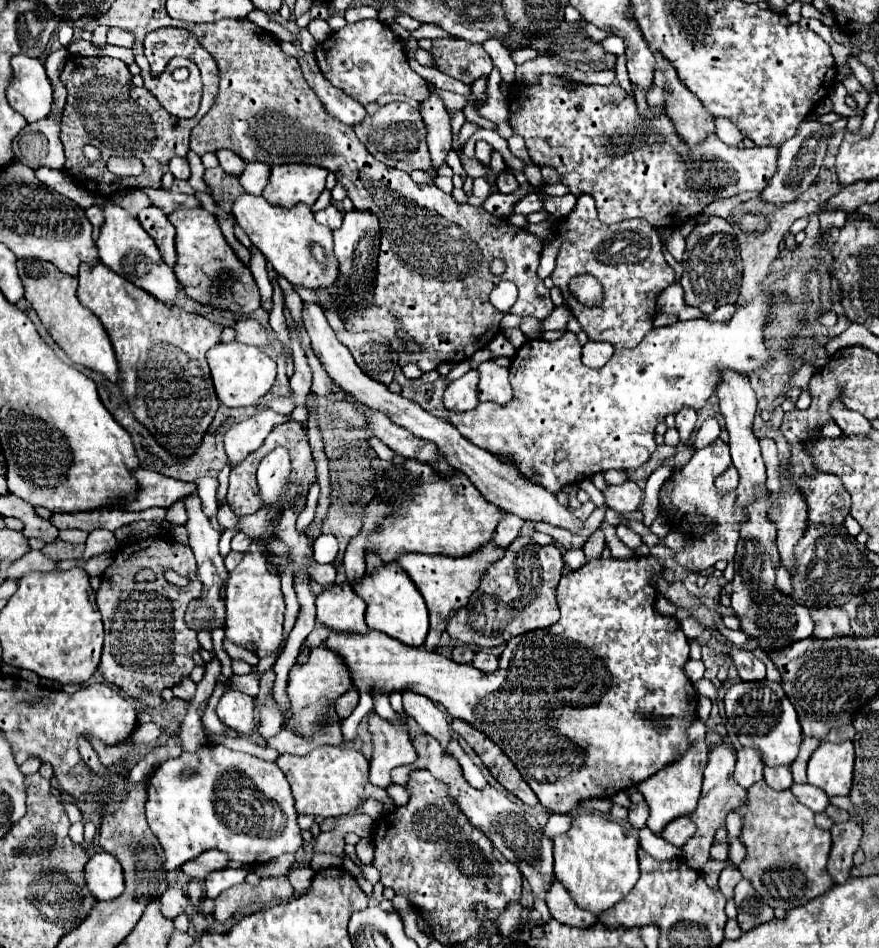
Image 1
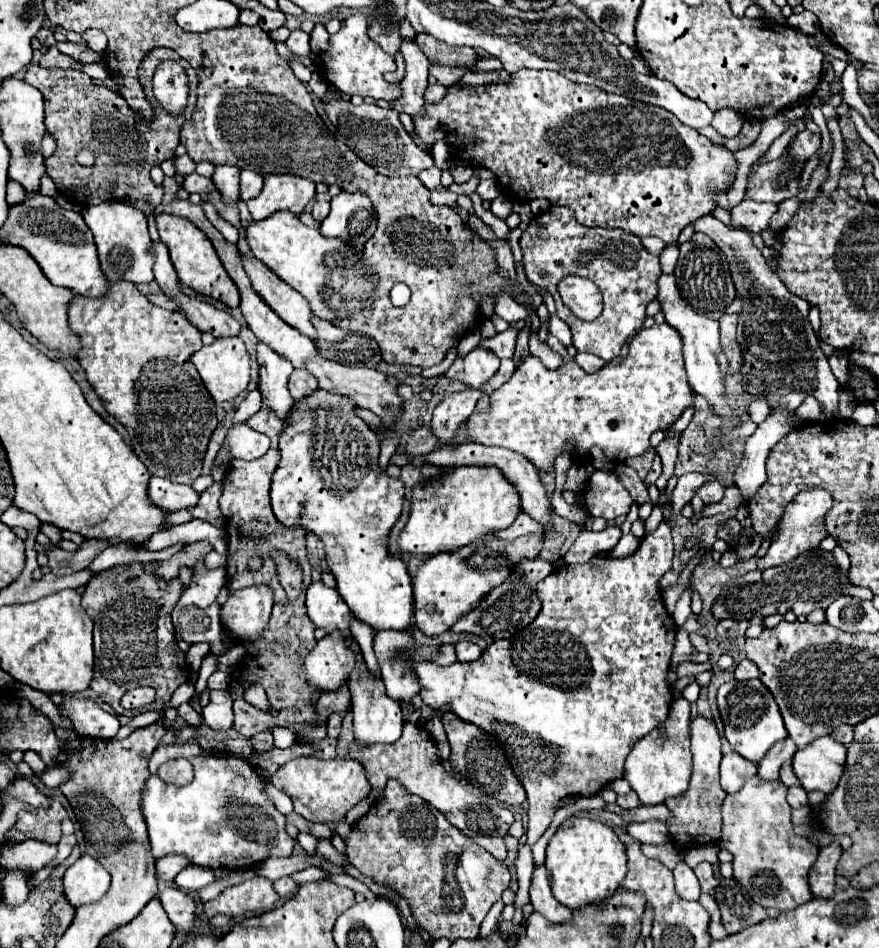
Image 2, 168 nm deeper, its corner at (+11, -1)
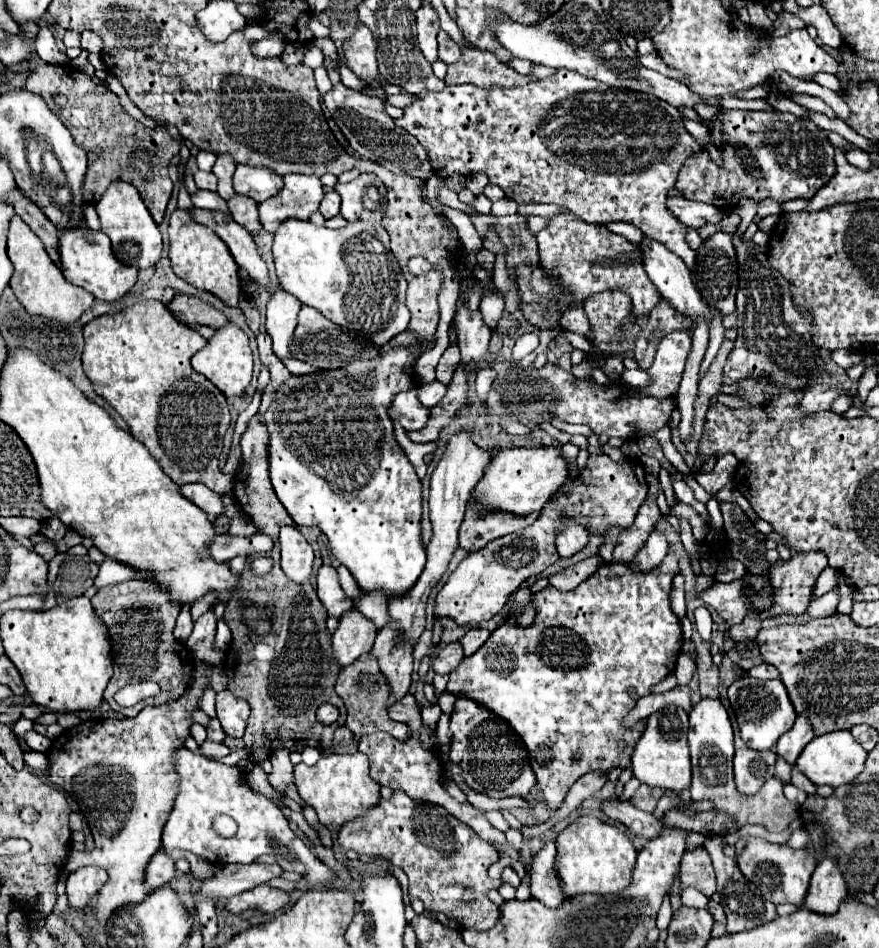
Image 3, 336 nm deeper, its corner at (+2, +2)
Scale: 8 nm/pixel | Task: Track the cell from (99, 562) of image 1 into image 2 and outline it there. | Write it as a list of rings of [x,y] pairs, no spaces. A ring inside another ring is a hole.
[[[118,545],[118,547],[106,547],[92,563],[90,563],[90,571],[98,573],[98,571],[104,571],[104,569],[110,569],[114,565],[124,565],[124,563],[130,563],[130,561],[140,561],[140,563],[148,563],[148,561],[162,561],[162,559],[168,559],[172,557],[174,553],[178,553],[178,545],[172,545],[168,549],[162,549],[162,551],[146,551],[146,549],[136,549],[136,547],[130,547],[130,545]]]

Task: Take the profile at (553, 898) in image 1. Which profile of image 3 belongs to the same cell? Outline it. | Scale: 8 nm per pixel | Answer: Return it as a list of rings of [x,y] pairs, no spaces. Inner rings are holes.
[[[547,842],[533,856],[533,862],[531,862],[531,870],[529,870],[531,894],[533,894],[533,898],[537,898],[545,906],[559,908],[565,902],[567,896],[561,890],[553,862],[555,862],[555,844]]]

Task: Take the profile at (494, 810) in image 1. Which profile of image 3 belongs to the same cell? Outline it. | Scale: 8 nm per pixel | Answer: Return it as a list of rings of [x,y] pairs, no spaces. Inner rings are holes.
[[[407,694],[407,698],[403,698],[403,702],[397,702],[397,706],[393,706],[389,710],[389,716],[393,720],[401,720],[411,728],[411,734],[407,740],[395,740],[391,734],[387,732],[375,732],[375,734],[367,734],[359,738],[359,752],[369,756],[371,762],[371,778],[377,780],[381,786],[387,786],[391,790],[405,790],[405,794],[409,794],[415,800],[425,800],[425,802],[433,802],[443,806],[447,812],[451,812],[457,820],[465,822],[467,826],[471,826],[475,830],[477,836],[481,836],[483,840],[487,840],[489,844],[499,844],[503,848],[503,856],[499,860],[499,864],[511,866],[513,862],[517,862],[517,850],[507,842],[505,834],[499,832],[497,828],[493,828],[489,824],[489,820],[485,818],[485,812],[475,808],[471,802],[459,802],[453,796],[449,796],[449,792],[443,788],[443,762],[439,758],[439,754],[435,750],[427,750],[421,744],[421,708],[417,706],[417,700],[413,694]]]

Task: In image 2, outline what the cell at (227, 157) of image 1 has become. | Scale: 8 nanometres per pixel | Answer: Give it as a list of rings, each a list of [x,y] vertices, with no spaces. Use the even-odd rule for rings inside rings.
[[[220,165],[216,167],[214,175],[212,175],[212,181],[216,185],[216,189],[222,193],[224,201],[240,201],[240,193],[238,193],[238,175],[240,175],[240,169],[232,167],[232,165]]]

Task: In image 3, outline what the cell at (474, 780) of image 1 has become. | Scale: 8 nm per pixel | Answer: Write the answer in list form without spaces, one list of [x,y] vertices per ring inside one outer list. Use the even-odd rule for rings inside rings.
[[[443,692],[443,694],[439,694],[439,698],[437,698],[437,704],[439,704],[441,710],[447,712],[447,714],[453,712],[455,702],[457,702],[457,696],[453,696],[453,694],[449,694],[449,692]]]

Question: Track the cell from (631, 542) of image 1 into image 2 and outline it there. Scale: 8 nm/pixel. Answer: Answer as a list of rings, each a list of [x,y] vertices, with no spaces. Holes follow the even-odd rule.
[[[610,525],[600,533],[594,531],[582,531],[578,535],[578,539],[574,541],[574,545],[570,547],[570,551],[564,555],[564,563],[586,563],[592,557],[596,557],[602,551],[610,551],[616,547],[616,543],[620,541],[620,527],[618,525]]]

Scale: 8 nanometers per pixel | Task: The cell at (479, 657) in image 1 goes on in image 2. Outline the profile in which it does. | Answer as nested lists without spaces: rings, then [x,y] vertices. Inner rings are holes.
[[[458,641],[454,647],[458,661],[476,661],[482,655],[482,649],[472,641]]]

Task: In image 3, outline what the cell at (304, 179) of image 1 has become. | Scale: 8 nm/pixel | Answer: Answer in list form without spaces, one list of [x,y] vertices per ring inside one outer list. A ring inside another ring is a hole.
[[[287,174],[283,176],[283,180],[283,190],[259,204],[261,226],[271,234],[287,218],[307,220],[319,208],[325,196],[323,184],[317,176]]]

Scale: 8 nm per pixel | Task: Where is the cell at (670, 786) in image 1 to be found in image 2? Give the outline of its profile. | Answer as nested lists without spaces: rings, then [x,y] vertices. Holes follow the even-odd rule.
[[[680,697],[672,703],[668,719],[658,727],[652,729],[626,757],[624,779],[630,787],[638,793],[640,805],[658,805],[664,803],[668,797],[678,797],[686,791],[690,775],[692,775],[692,753],[690,753],[690,703]]]

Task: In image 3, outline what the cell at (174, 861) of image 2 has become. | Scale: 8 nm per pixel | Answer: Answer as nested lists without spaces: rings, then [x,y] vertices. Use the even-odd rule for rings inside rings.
[[[157,852],[147,866],[147,884],[153,888],[167,886],[175,876],[175,860],[165,852]]]

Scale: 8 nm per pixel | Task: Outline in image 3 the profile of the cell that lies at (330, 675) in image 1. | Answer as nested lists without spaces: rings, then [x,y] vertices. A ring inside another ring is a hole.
[[[349,610],[339,620],[337,630],[333,632],[333,658],[339,668],[351,666],[359,656],[367,654],[373,646],[377,630],[373,622],[363,618],[359,610]]]

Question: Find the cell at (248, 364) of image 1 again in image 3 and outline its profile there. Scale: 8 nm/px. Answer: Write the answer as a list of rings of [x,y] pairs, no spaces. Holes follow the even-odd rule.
[[[229,322],[223,330],[215,330],[213,338],[207,340],[207,346],[191,358],[191,364],[199,374],[209,378],[225,396],[241,396],[249,386],[253,374],[253,352],[249,346],[249,338],[239,326]]]

